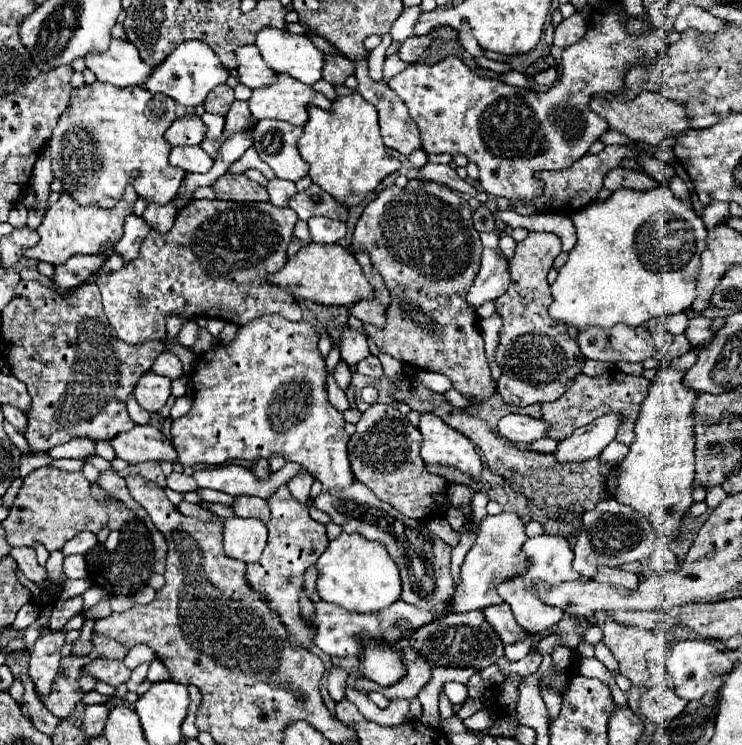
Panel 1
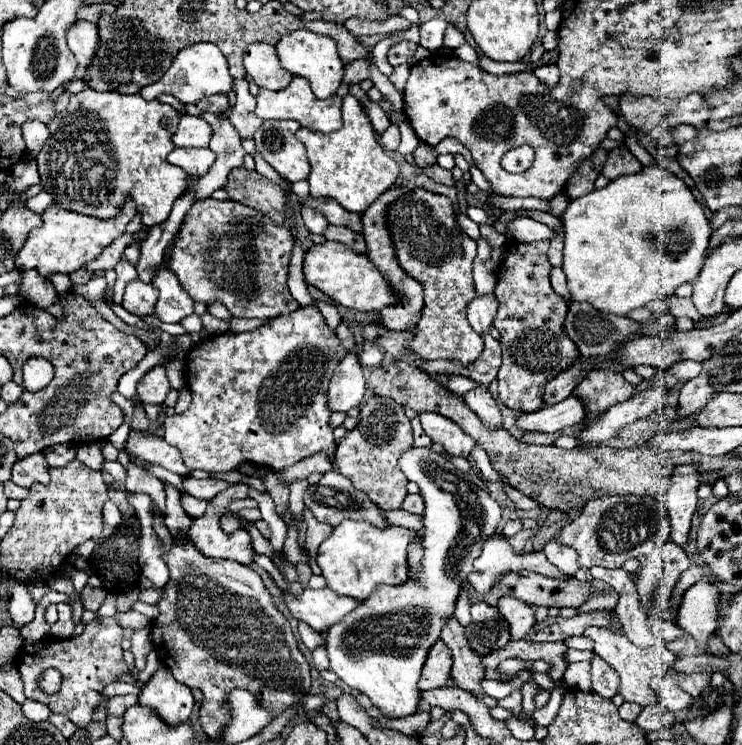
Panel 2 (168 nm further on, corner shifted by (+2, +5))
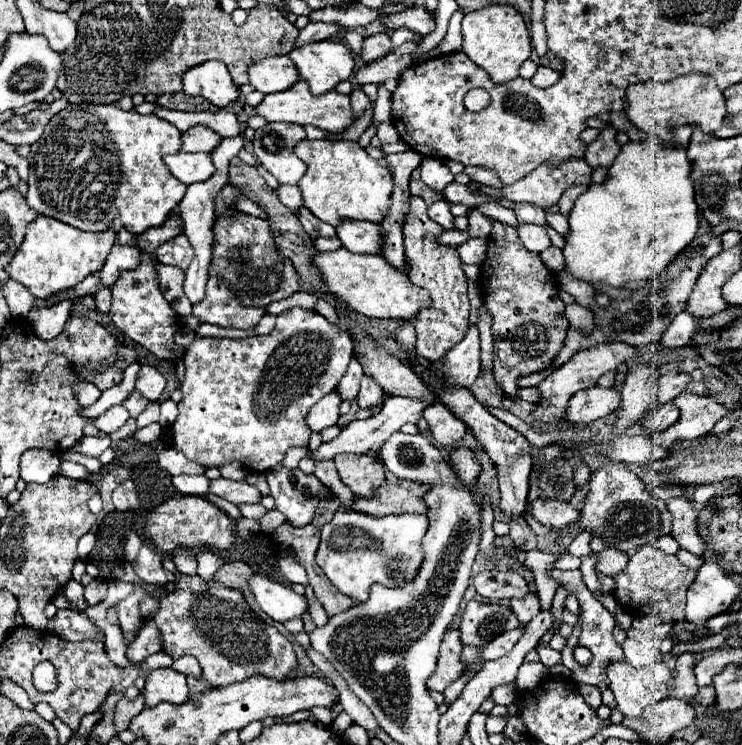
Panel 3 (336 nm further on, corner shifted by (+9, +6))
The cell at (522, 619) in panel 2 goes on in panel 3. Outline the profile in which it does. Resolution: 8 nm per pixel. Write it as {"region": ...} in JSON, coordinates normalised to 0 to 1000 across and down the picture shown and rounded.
{"region":[[[718,793],[718,796],[713,796],[713,801],[689,804],[689,817],[691,817],[691,823],[699,828],[702,839],[710,839],[710,834],[716,834],[716,831],[729,820],[724,796]]]}

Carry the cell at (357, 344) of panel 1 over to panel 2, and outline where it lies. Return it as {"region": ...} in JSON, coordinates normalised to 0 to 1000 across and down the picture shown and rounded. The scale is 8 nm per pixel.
{"region":[[[469,472],[466,481],[461,481],[458,491],[453,491],[445,523],[442,523],[442,545],[447,553],[469,553],[477,545],[485,545],[491,534],[491,505],[482,486],[480,472]]]}

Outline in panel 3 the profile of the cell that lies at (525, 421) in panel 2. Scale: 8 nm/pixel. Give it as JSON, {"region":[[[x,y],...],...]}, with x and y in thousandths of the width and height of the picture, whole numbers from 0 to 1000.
{"region":[[[796,519],[796,522],[780,525],[775,528],[775,533],[770,533],[761,562],[783,570],[783,568],[796,568],[810,560],[818,560],[837,541],[834,533],[837,533],[834,519],[821,519],[821,522]]]}

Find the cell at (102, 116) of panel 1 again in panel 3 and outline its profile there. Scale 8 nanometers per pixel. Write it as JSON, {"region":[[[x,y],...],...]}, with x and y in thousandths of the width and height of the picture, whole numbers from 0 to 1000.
{"region":[[[93,141],[63,165],[58,184],[42,195],[42,205],[36,211],[36,275],[44,278],[53,289],[71,291],[109,310],[133,313],[144,307],[160,310],[163,305],[168,305],[182,315],[195,313],[201,305],[220,302],[228,286],[241,275],[249,262],[252,251],[239,243],[220,219],[220,208],[233,208],[241,203],[241,173],[209,154],[187,154],[179,146],[166,149],[158,141]]]}

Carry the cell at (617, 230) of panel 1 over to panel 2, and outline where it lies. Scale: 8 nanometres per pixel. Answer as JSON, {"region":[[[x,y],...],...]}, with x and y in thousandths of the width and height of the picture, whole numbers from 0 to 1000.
{"region":[[[868,223],[863,234],[830,239],[817,252],[771,268],[757,290],[757,301],[763,309],[757,362],[768,400],[833,424],[846,424],[857,413],[906,397],[914,384],[935,379],[949,357],[960,314],[949,282],[930,252],[892,223]]]}

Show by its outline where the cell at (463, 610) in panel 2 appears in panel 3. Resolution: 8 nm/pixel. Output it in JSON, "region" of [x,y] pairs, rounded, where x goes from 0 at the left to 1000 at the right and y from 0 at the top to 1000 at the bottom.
{"region":[[[605,844],[600,850],[597,860],[594,860],[589,898],[575,914],[578,925],[597,930],[605,917],[616,914],[624,906],[627,893],[621,893],[621,871],[624,868],[621,868],[621,860],[619,860],[619,847]]]}

